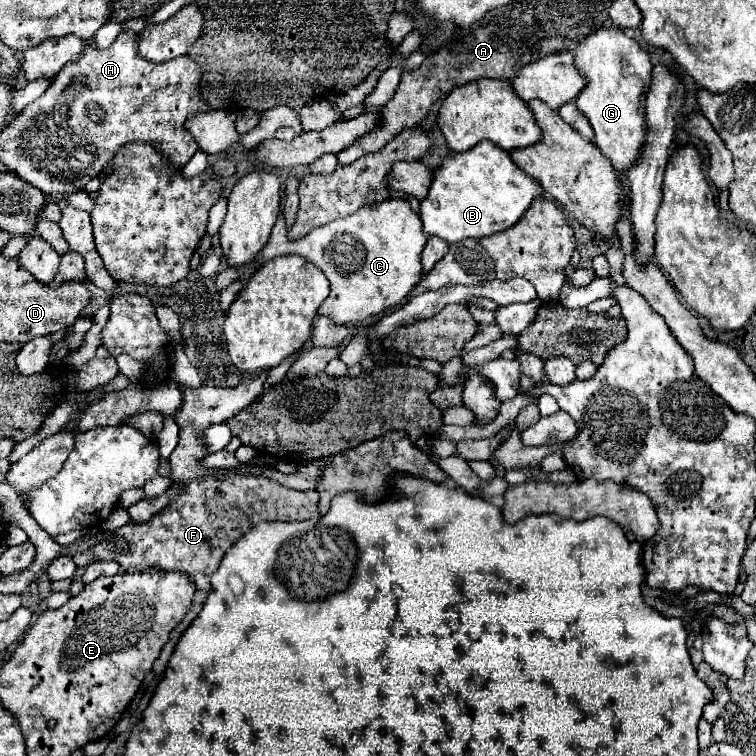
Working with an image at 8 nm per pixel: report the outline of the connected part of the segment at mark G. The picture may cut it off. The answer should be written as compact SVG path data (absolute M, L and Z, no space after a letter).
M595 26L575 48L575 68L585 78L585 92L575 100L577 108L595 130L595 144L613 162L615 170L625 172L639 156L645 134L645 94L651 82L651 56L621 28Z

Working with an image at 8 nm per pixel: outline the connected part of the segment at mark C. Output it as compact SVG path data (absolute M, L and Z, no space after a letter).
M387 198L375 206L361 206L357 212L317 226L305 238L294 242L287 238L285 219L280 214L257 260L250 265L224 269L216 278L217 290L223 291L235 279L248 282L258 268L274 257L301 254L313 260L331 282L331 294L319 306L317 314L327 316L335 324L357 324L405 302L407 294L421 280L421 252L425 242L427 236L423 234L421 218L405 198Z

